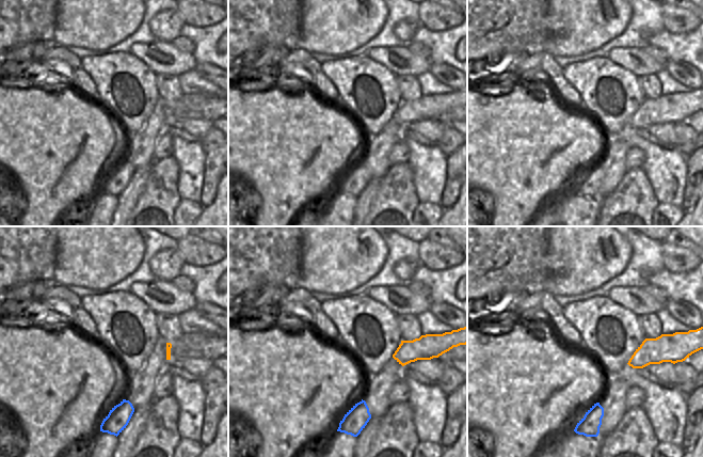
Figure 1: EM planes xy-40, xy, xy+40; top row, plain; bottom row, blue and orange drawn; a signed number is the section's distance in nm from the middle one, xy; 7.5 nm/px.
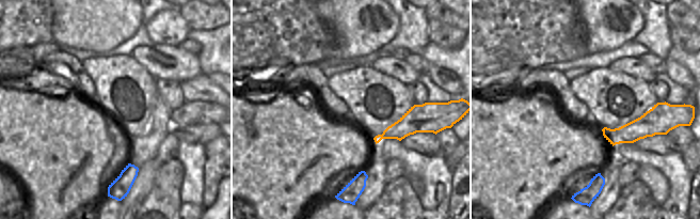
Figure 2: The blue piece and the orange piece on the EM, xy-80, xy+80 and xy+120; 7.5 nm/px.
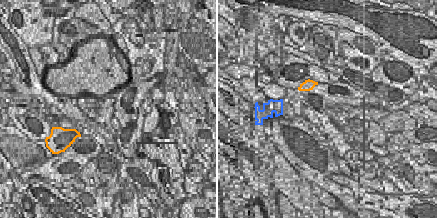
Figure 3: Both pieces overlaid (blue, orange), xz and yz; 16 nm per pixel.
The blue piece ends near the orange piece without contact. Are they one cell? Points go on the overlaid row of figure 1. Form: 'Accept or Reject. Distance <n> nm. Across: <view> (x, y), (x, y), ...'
Reject. Distance 360 nm. Across: xy+40 (598, 403), (629, 365).

